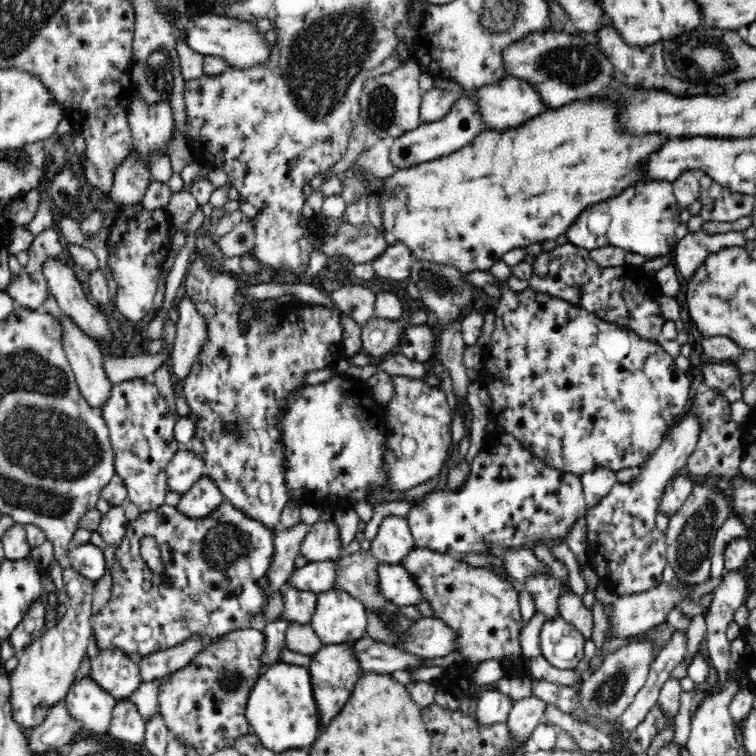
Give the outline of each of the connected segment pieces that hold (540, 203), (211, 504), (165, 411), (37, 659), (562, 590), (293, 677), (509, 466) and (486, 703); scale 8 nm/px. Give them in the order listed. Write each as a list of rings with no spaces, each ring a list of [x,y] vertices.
[[[592,96],[587,100],[572,101],[557,109],[545,108],[538,116],[527,120],[518,128],[510,128],[504,132],[483,130],[469,145],[448,156],[420,163],[410,168],[396,169],[388,178],[383,180],[382,187],[374,191],[373,196],[378,198],[377,207],[380,211],[384,230],[393,241],[405,244],[415,260],[426,260],[434,264],[452,266],[464,273],[488,271],[492,264],[501,260],[501,256],[505,252],[515,248],[524,248],[529,244],[540,244],[548,238],[558,238],[574,224],[574,220],[580,216],[583,208],[599,203],[611,196],[619,195],[620,191],[626,187],[634,186],[639,180],[639,166],[645,163],[648,155],[652,154],[666,139],[668,136],[656,136],[655,134],[631,136],[627,132],[622,132],[617,126],[615,106],[607,100],[601,100],[601,97]]]
[[[204,474],[181,495],[180,502],[177,504],[186,516],[203,517],[212,512],[217,504],[223,502],[224,496],[219,487]]]
[[[136,378],[120,384],[112,385],[108,398],[99,406],[100,417],[108,429],[112,461],[114,461],[115,474],[120,477],[128,498],[138,506],[140,511],[153,511],[165,503],[166,494],[169,492],[166,470],[170,460],[181,447],[173,436],[173,427],[176,422],[171,419],[172,414],[168,404],[156,389],[151,378]]]
[[[72,570],[63,571],[63,588],[70,600],[69,605],[63,607],[61,621],[20,652],[17,666],[8,674],[12,716],[25,731],[40,726],[52,708],[64,703],[69,688],[76,679],[80,660],[87,654],[86,643],[92,625],[88,620],[92,612],[94,587],[95,582],[89,578]]]
[[[561,583],[558,593],[557,609],[559,616],[573,624],[585,640],[592,640],[594,621],[592,611],[584,606],[582,595],[569,583]]]
[[[285,662],[268,668],[257,678],[250,691],[245,708],[250,732],[254,733],[261,745],[274,753],[301,749],[313,745],[319,732],[319,712],[312,695],[309,670]]]
[[[500,429],[490,433],[469,466],[464,484],[454,493],[446,485],[442,490],[434,490],[411,504],[405,519],[416,547],[452,557],[493,556],[499,548],[502,553],[518,550],[533,552],[536,542],[550,550],[554,544],[568,545],[572,524],[587,514],[581,476],[549,466],[540,456],[525,449],[510,432]]]
[[[486,692],[478,700],[475,708],[475,721],[479,728],[488,728],[507,721],[509,710],[515,702],[502,692]]]

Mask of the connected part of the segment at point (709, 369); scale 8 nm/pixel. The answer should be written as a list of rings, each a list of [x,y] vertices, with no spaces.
[[[702,361],[695,365],[702,376],[702,384],[707,389],[717,391],[730,404],[741,399],[743,388],[740,384],[740,373],[736,371],[734,362]]]

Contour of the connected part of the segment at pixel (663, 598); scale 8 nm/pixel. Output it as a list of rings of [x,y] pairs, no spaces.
[[[664,583],[642,594],[616,598],[610,626],[617,627],[617,634],[612,637],[634,637],[664,623],[668,611],[680,602],[676,586]]]

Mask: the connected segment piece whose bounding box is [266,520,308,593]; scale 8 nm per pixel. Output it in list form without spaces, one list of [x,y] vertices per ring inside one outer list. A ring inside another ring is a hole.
[[[301,520],[295,525],[279,528],[275,532],[275,556],[268,571],[268,591],[276,592],[286,583],[292,570],[294,560],[300,555],[302,542],[308,534],[308,524]]]

